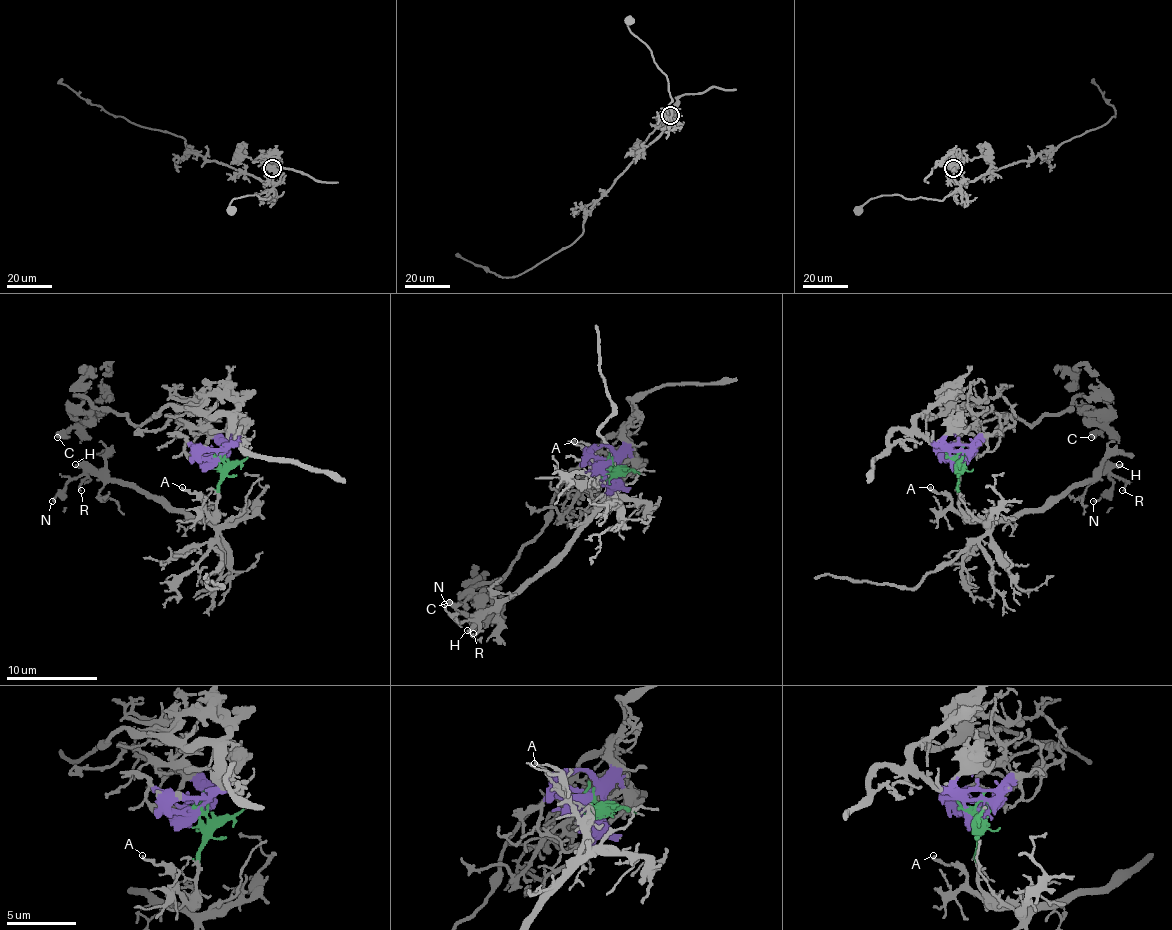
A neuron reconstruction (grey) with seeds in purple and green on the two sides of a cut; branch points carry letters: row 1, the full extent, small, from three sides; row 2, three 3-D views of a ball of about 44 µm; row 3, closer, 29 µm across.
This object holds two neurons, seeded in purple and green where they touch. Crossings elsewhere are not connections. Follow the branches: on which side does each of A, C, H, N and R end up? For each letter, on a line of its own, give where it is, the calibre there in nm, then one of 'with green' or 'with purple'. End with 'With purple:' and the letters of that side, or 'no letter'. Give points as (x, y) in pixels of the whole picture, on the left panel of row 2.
A: (182, 487) | 190 nm | with green
C: (57, 437) | 280 nm | with purple
H: (75, 464) | 360 nm | with green
N: (52, 501) | 160 nm | with green
R: (81, 490) | 140 nm | with green
With purple: C

